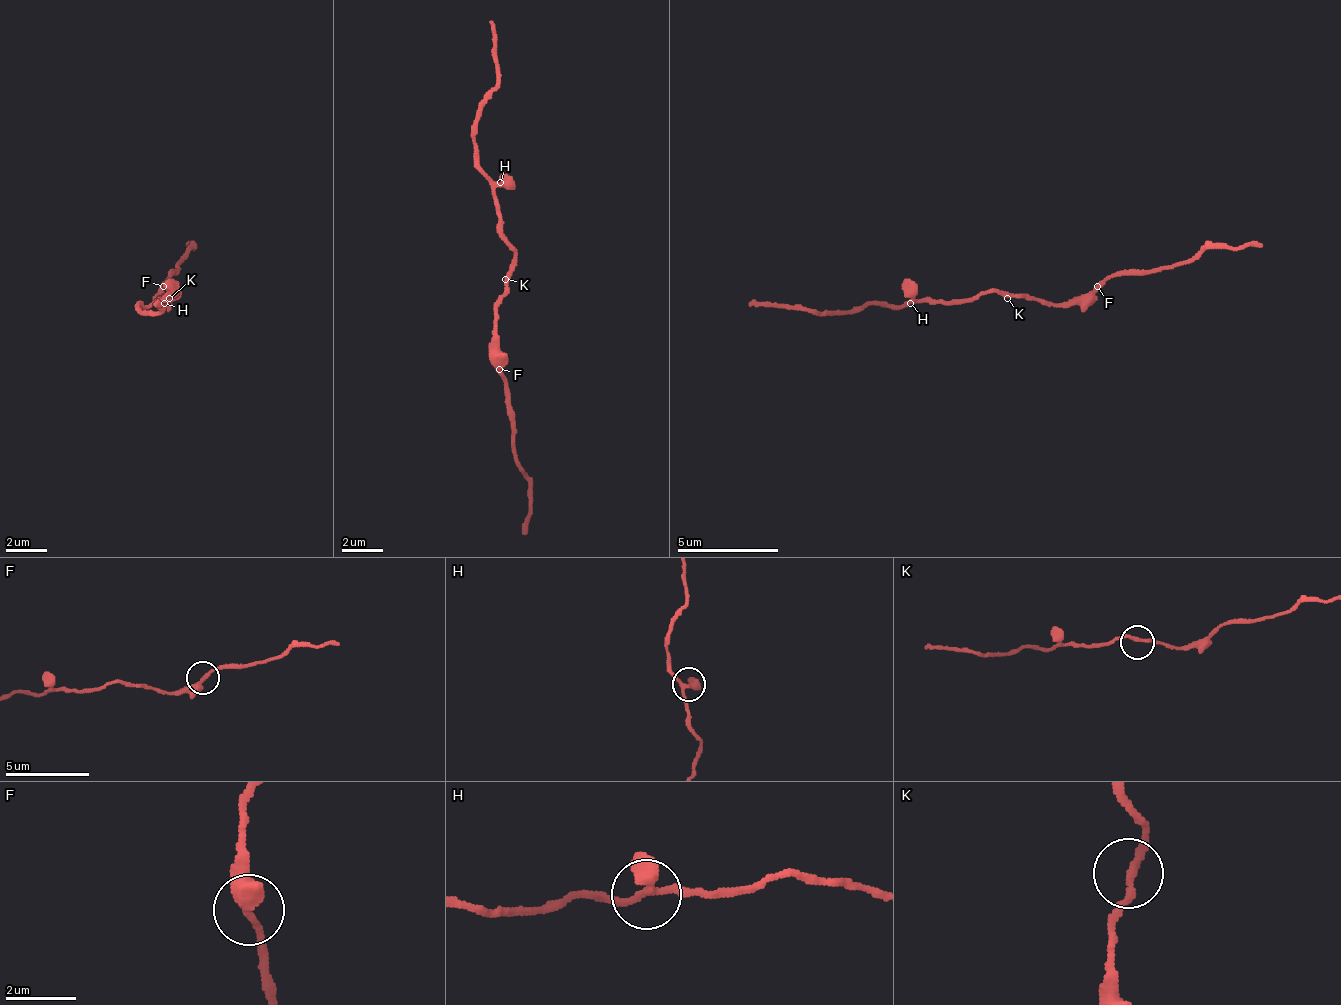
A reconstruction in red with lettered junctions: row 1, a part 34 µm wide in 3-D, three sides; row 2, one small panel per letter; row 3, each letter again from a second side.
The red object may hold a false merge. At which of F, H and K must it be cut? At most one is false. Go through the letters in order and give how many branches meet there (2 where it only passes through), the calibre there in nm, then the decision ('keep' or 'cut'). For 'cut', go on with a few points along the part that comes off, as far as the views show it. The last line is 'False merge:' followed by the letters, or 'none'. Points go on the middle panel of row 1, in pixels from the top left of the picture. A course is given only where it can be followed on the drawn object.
F: 2 | 320 nm | keep
H: 2 | 340 nm | keep
K: 2 | 200 nm | keep
False merge: none

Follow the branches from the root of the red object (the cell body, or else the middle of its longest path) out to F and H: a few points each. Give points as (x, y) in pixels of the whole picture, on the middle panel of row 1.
F: (510, 279), (495, 309), (495, 365), (500, 370)
H: (510, 279), (510, 258), (515, 248), (500, 228), (500, 203), (495, 198), (495, 188), (500, 182)

